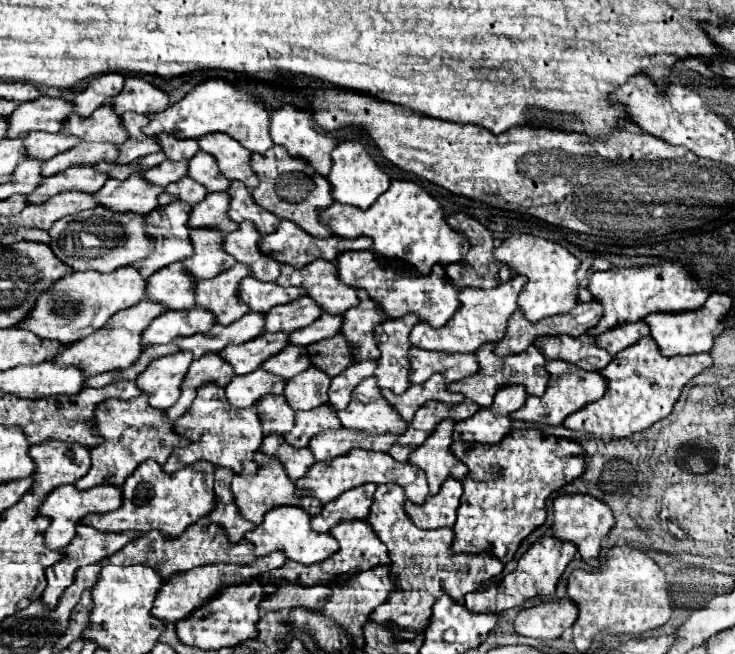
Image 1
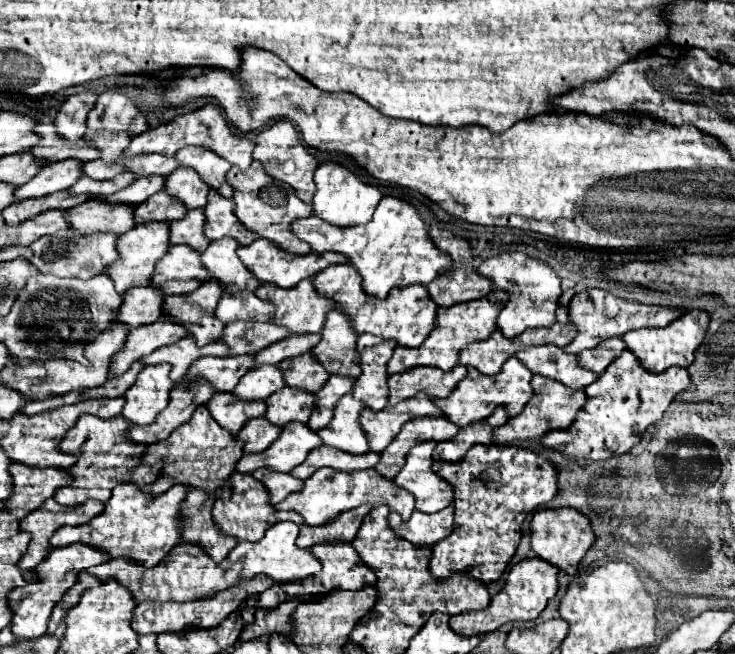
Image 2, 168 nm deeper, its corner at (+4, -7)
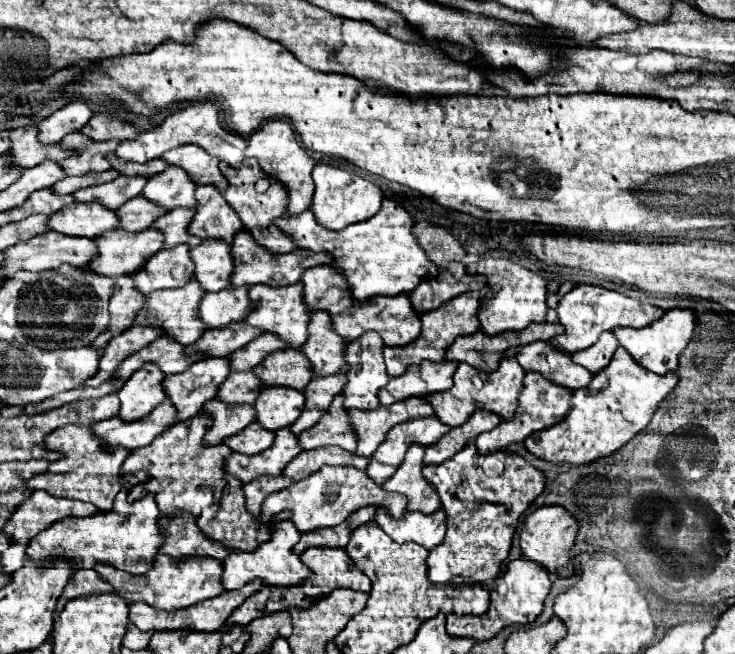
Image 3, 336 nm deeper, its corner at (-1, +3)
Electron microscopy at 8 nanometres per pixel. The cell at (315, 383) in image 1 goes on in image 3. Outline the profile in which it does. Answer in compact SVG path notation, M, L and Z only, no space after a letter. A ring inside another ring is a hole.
M269 386L261 390L261 396L255 400L257 422L263 428L279 430L291 426L301 410L305 408L305 394L293 388L277 388Z

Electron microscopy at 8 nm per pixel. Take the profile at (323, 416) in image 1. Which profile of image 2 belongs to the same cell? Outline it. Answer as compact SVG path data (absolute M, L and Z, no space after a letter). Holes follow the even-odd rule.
M290 422L282 428L280 438L264 450L264 454L244 454L236 464L236 470L242 474L252 474L254 470L266 466L276 472L290 472L298 464L302 464L310 450L320 446L320 438L306 424Z

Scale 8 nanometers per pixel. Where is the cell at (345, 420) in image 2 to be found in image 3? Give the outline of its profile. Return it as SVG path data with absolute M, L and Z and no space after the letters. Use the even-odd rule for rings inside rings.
M337 394L329 406L329 412L309 430L301 432L301 448L311 450L319 446L341 446L349 452L357 450L357 434L351 426L347 408L343 408L345 396Z

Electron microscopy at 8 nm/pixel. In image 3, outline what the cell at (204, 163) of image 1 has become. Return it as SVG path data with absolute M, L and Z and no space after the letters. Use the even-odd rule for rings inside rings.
M169 166L165 172L159 172L149 178L149 184L145 186L145 192L141 192L141 196L161 204L167 210L173 210L177 206L195 208L195 190L197 184L187 172L183 172L183 168Z

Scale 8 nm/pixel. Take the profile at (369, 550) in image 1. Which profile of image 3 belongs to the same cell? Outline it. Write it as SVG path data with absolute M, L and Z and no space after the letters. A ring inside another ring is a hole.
M307 548L301 560L311 568L309 584L321 588L327 596L333 588L357 588L363 592L371 590L371 580L365 576L353 560L347 556L345 548Z

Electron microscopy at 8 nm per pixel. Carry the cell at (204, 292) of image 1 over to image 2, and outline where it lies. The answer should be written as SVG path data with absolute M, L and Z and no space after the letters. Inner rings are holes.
M204 280L196 292L184 296L166 296L162 318L186 326L188 334L196 338L198 346L216 342L222 336L224 324L214 316L222 288L218 282Z

